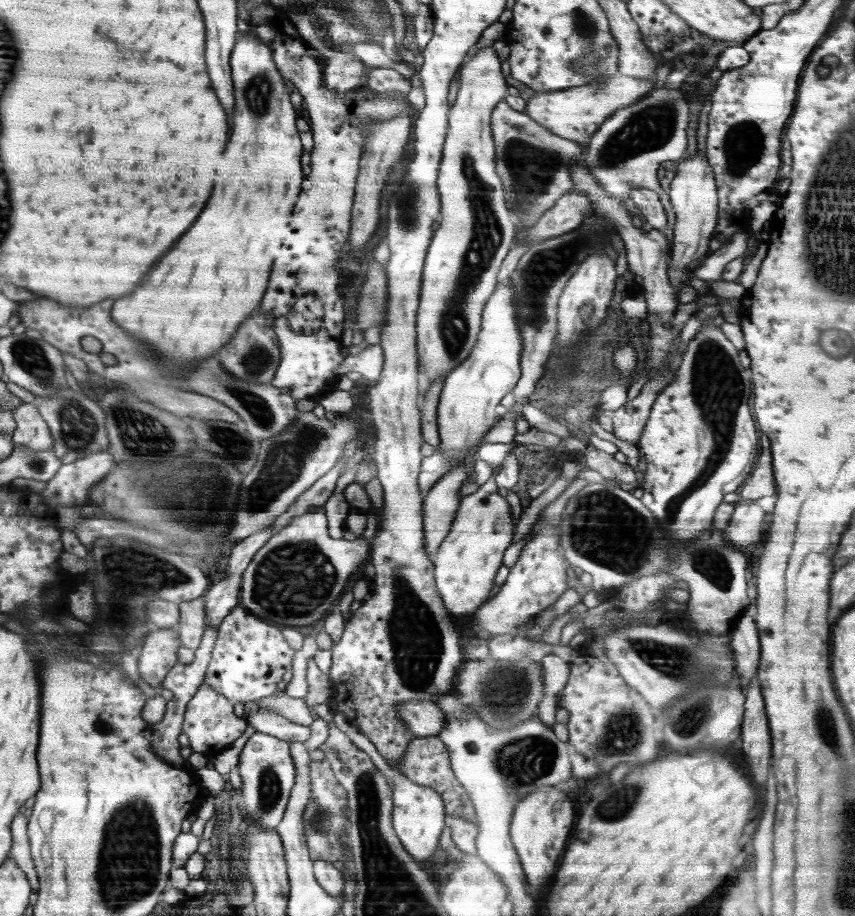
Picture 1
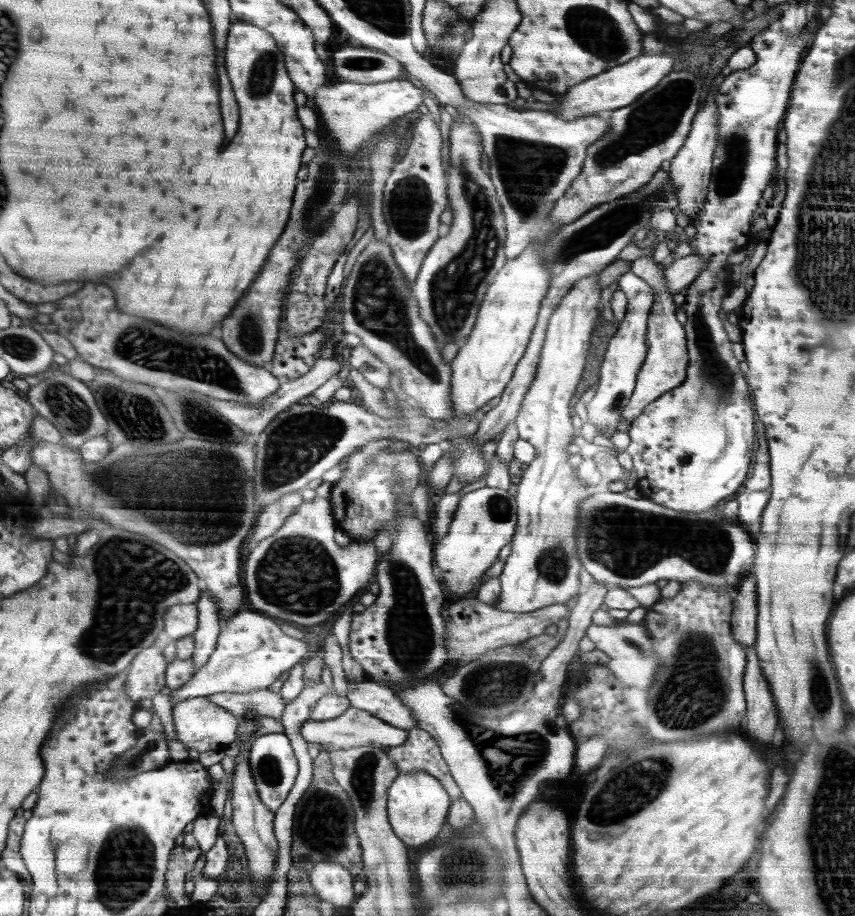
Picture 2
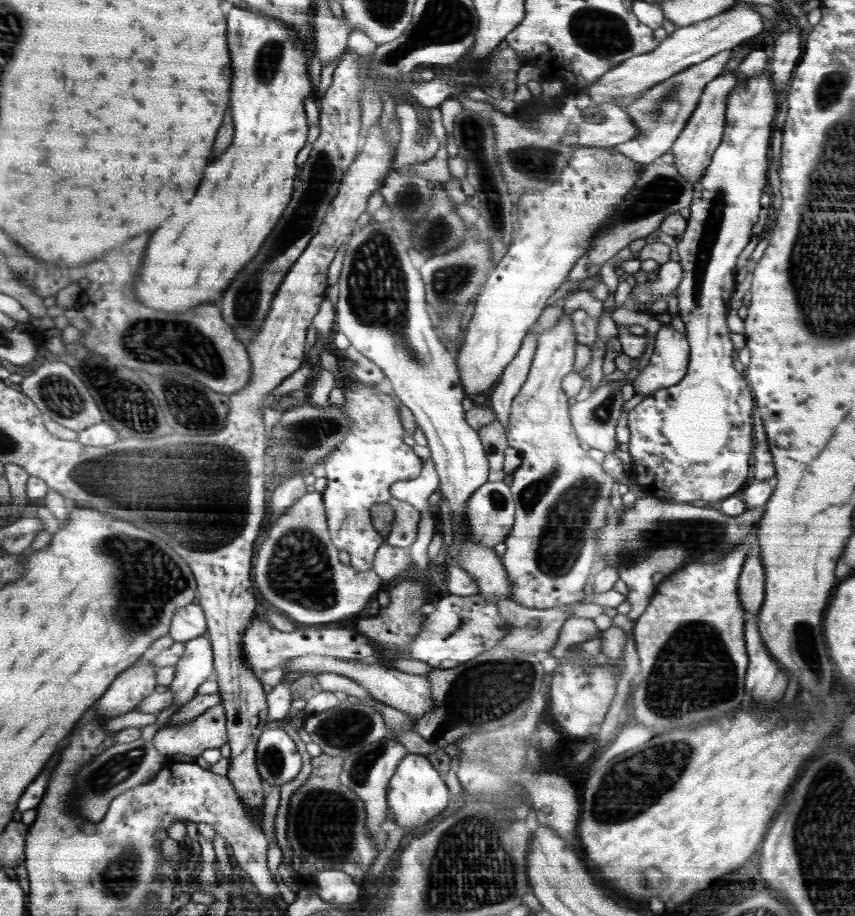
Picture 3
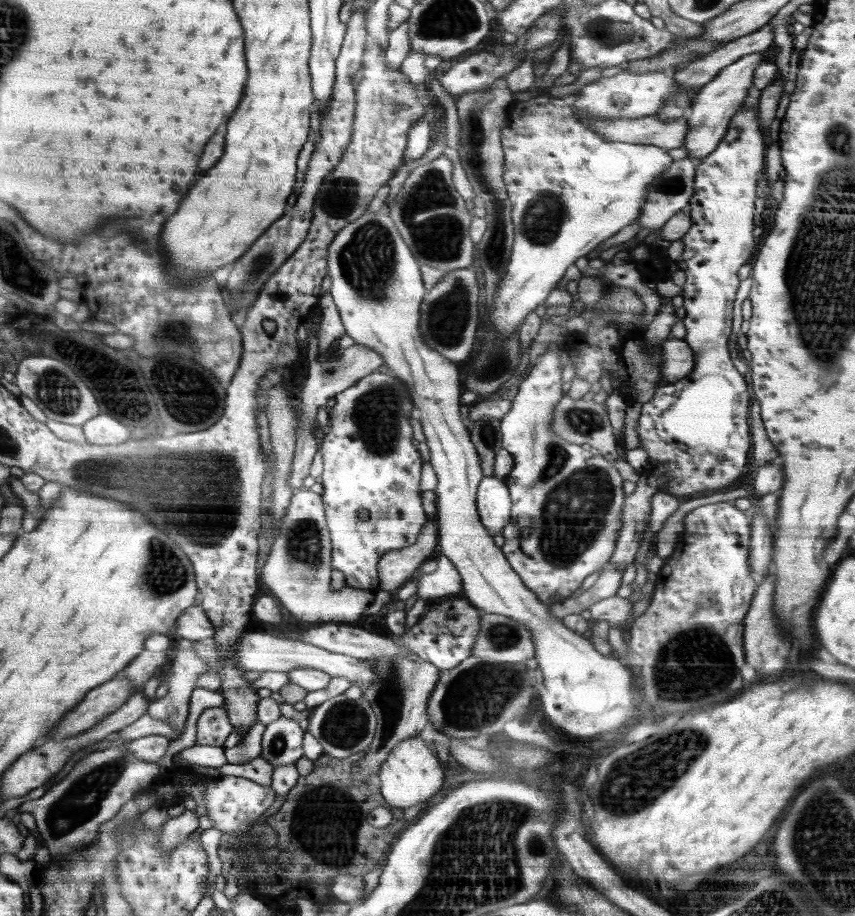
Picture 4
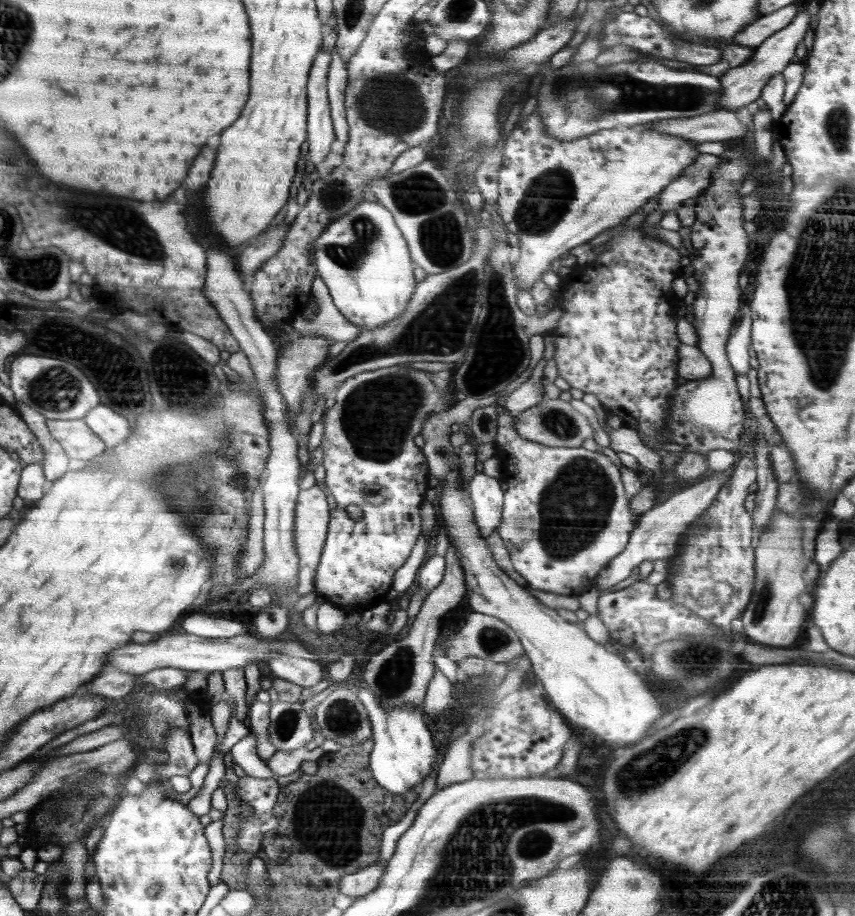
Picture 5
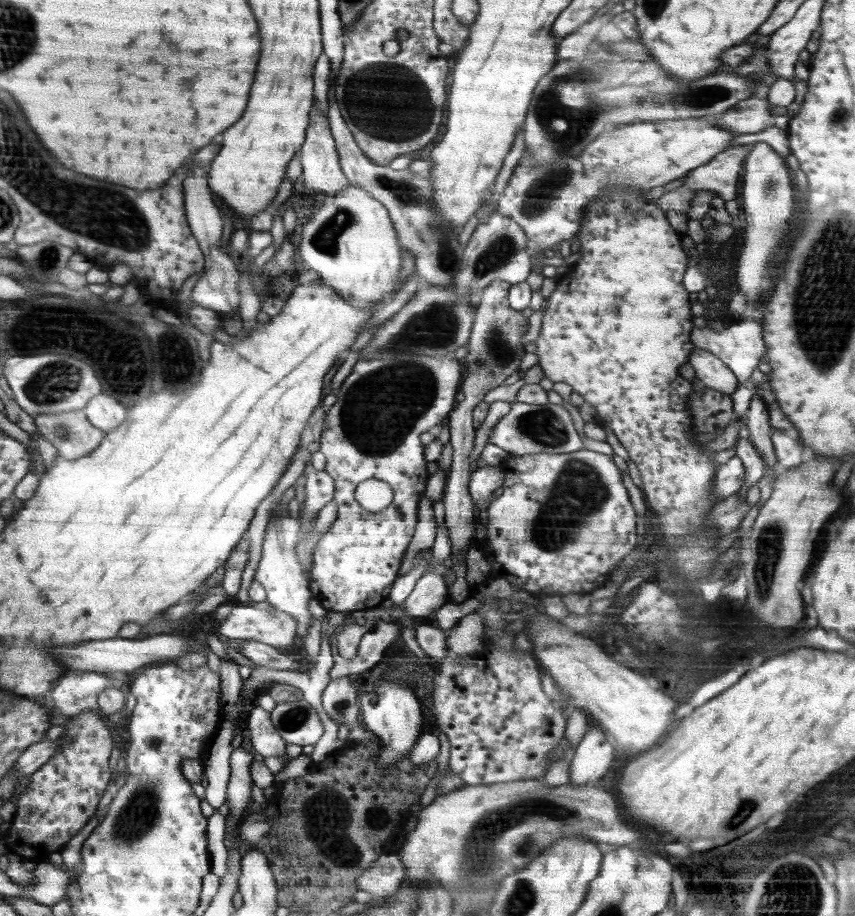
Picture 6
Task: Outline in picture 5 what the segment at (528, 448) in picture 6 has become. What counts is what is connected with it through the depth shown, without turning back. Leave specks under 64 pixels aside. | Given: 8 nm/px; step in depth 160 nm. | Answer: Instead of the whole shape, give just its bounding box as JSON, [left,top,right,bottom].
[513,398,594,447]

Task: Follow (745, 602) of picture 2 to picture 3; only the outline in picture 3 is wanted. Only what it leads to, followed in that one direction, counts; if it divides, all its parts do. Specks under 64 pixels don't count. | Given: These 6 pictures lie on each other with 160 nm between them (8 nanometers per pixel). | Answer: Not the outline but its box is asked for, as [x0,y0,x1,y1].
[742,554,765,616]

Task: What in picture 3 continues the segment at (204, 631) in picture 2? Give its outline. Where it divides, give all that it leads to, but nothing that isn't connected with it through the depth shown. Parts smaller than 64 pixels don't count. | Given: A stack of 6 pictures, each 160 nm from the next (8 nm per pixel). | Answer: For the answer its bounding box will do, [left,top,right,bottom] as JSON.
[168,634,215,705]

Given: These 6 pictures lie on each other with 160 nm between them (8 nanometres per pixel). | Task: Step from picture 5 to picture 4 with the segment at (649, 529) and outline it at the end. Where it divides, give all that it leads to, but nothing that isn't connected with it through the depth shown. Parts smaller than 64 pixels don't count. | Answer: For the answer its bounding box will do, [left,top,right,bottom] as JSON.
[550,566,624,619]

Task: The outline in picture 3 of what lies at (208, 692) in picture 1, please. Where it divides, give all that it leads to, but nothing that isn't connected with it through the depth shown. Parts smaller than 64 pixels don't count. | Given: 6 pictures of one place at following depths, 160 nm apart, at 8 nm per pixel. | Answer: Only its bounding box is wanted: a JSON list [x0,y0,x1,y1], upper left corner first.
[151,704,228,760]

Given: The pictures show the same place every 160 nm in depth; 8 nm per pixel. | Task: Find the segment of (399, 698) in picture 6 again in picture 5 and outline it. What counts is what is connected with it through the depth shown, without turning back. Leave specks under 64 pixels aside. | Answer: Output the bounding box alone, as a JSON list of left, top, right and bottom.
[357,687,436,794]

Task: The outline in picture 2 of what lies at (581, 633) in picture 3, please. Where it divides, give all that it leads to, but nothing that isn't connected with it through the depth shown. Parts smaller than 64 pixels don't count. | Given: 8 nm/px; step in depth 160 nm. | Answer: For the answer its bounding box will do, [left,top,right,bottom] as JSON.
[587,622,659,691]

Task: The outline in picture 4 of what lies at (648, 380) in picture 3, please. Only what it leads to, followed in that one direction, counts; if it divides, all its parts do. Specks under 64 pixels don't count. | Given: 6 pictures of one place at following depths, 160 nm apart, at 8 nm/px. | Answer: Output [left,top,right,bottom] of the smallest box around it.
[661,337,696,382]

